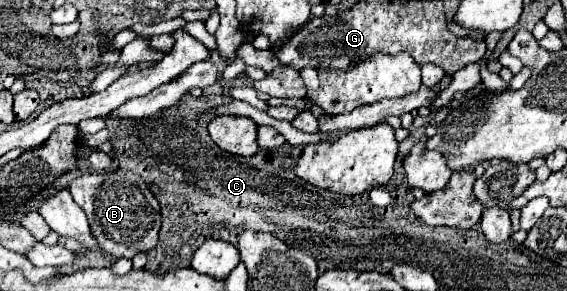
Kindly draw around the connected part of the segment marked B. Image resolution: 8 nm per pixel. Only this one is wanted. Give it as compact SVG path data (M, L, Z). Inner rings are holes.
M114 170L104 174L82 174L68 184L68 192L76 204L86 212L92 226L92 236L98 246L106 252L103 256L97 251L84 248L73 238L59 237L58 244L76 254L76 262L60 266L60 274L76 272L86 268L109 268L118 258L134 258L138 252L150 252L158 244L160 230L160 204L146 186L146 182L126 170Z

